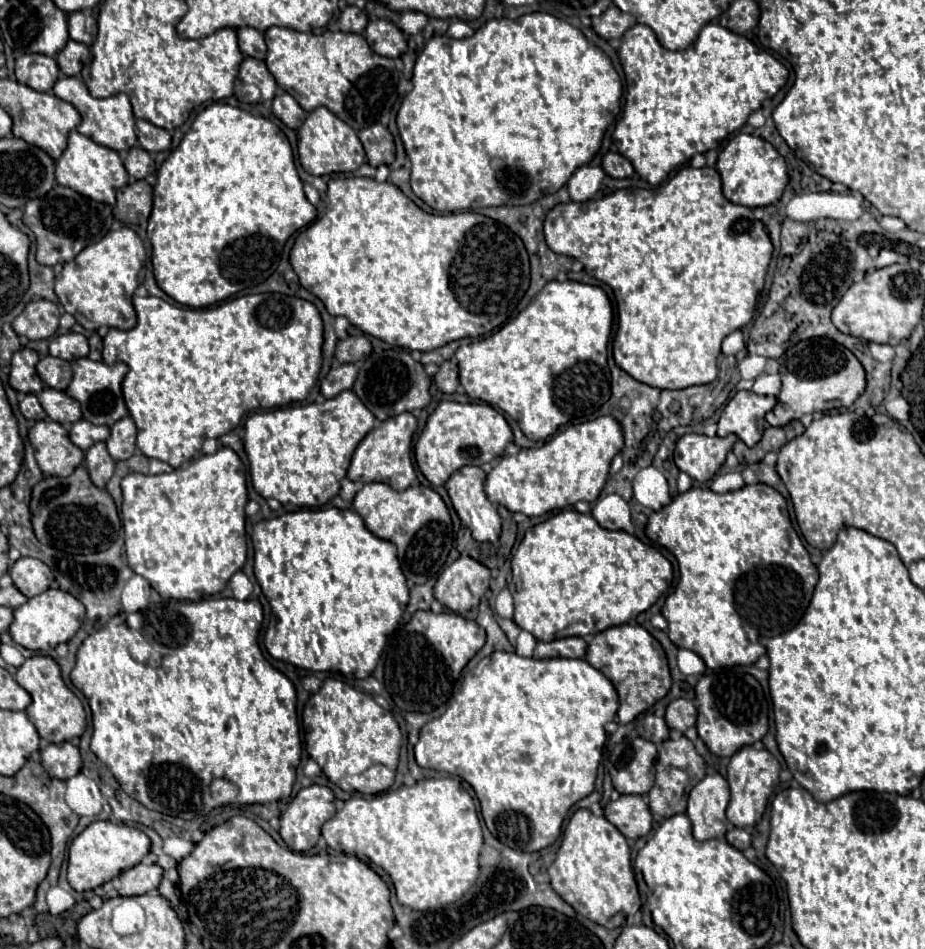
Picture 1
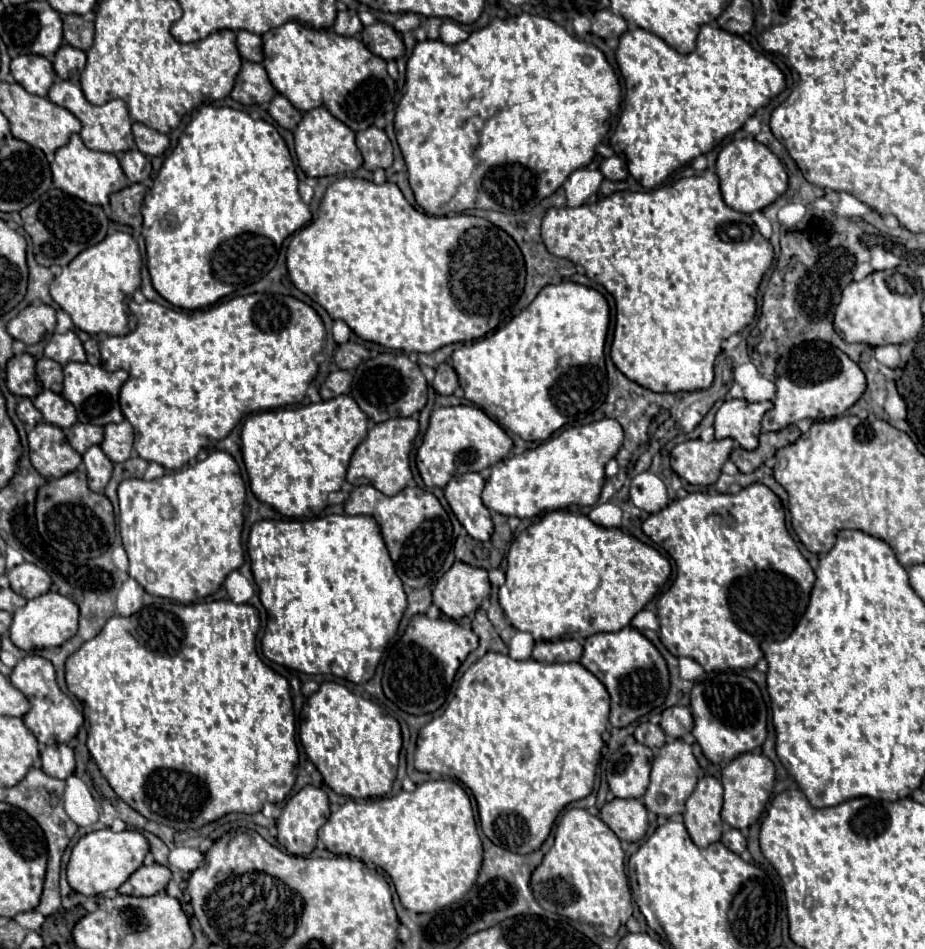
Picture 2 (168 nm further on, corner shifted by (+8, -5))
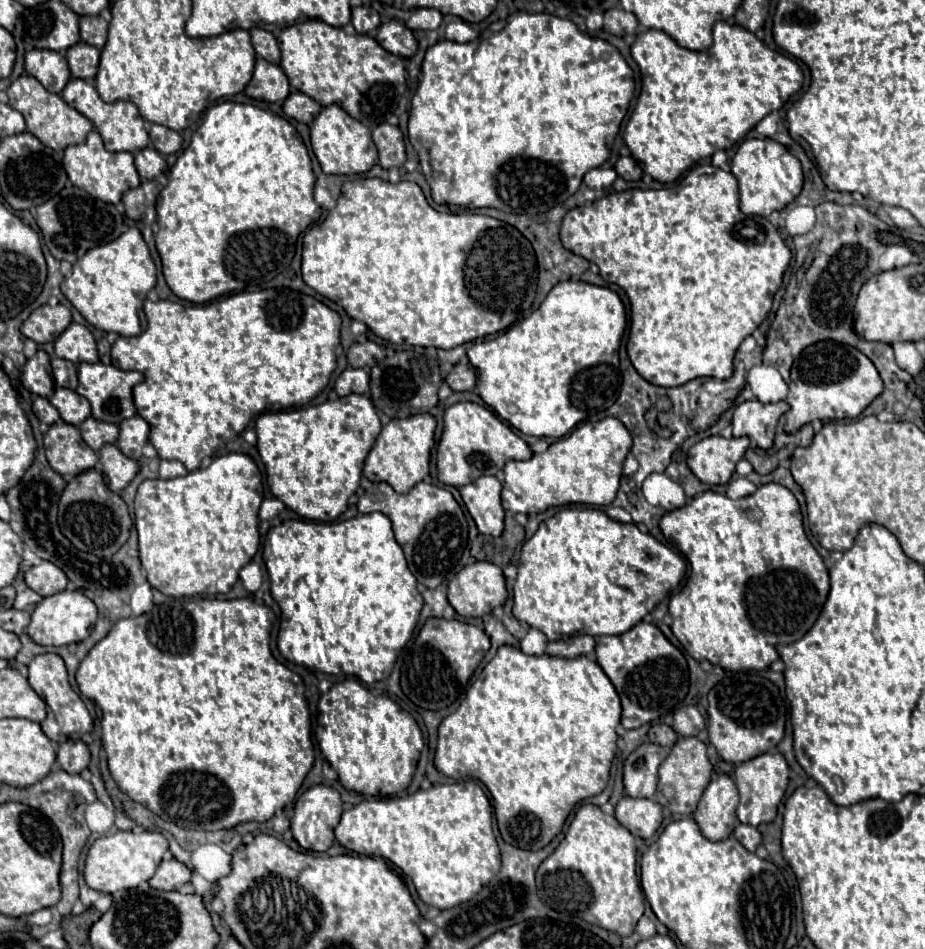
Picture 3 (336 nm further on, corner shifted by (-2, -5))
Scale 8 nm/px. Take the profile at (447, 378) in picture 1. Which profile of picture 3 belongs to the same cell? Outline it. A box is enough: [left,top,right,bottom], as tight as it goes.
[445,358,475,392]

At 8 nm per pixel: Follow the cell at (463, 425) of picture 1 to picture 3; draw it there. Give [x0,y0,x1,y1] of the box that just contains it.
[437,402,531,486]

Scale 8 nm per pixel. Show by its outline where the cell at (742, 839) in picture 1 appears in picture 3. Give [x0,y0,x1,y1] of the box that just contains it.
[733,824,761,852]

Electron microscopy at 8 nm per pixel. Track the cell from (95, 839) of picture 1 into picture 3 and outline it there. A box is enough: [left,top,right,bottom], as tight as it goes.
[83,830,169,894]

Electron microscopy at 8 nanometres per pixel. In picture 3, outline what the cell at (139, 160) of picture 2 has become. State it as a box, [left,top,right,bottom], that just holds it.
[133,146,167,180]

